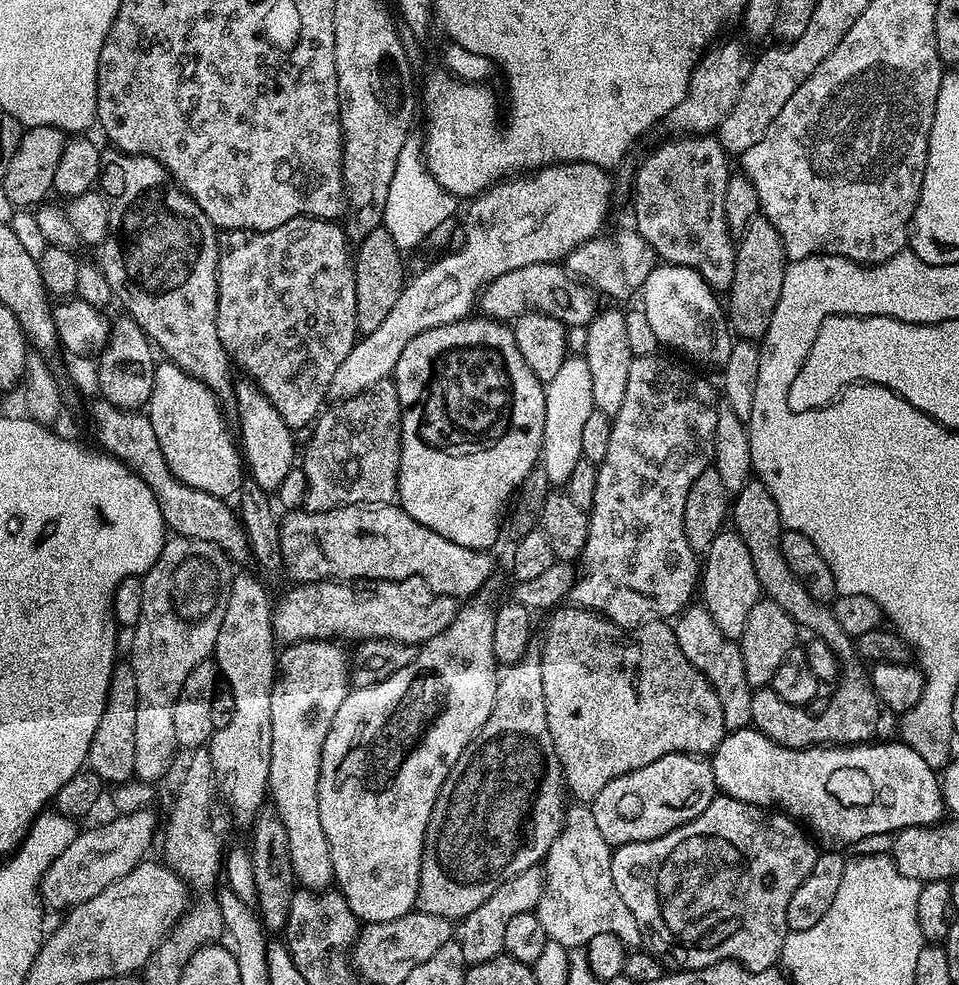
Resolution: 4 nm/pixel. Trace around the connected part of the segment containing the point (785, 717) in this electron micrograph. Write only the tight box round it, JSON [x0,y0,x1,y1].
[730,478,882,748]

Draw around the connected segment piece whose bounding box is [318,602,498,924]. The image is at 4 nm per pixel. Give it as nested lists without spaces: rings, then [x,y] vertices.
[[[468,602],[468,604],[457,611],[454,622],[450,622],[450,626],[446,626],[446,630],[442,630],[442,634],[438,634],[434,638],[430,638],[425,644],[419,645],[416,657],[409,665],[403,666],[402,669],[390,674],[384,681],[378,682],[376,685],[366,686],[365,688],[353,687],[348,693],[348,697],[342,702],[342,706],[338,706],[338,714],[334,714],[334,722],[330,726],[330,730],[326,734],[326,742],[322,746],[322,758],[320,759],[320,777],[318,778],[318,818],[322,818],[322,830],[326,830],[326,842],[330,846],[330,858],[332,859],[332,879],[335,887],[346,898],[346,902],[350,906],[350,910],[355,914],[357,920],[364,924],[377,924],[378,922],[390,922],[394,918],[402,918],[407,912],[413,911],[417,907],[416,895],[418,894],[418,882],[420,881],[420,871],[422,870],[422,854],[424,853],[424,835],[426,834],[426,826],[430,822],[430,814],[434,810],[434,802],[438,798],[438,794],[442,790],[442,782],[446,782],[446,778],[450,774],[450,770],[454,766],[454,762],[458,762],[458,758],[466,750],[468,743],[472,741],[482,730],[482,726],[486,726],[486,718],[490,718],[490,710],[494,710],[494,698],[496,697],[496,682],[498,679],[498,661],[494,654],[494,618],[496,617],[493,605],[488,604],[472,604],[476,602]]]

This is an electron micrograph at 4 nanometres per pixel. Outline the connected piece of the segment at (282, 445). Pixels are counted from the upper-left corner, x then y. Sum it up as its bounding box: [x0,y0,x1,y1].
[234,378,298,494]

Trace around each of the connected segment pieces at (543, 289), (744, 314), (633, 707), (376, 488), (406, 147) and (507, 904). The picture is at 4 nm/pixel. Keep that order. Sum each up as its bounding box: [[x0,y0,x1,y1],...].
[[478,263,598,330],[726,214,789,342],[538,606,726,802],[302,379,402,512],[382,132,456,250],[458,867,544,965]]

